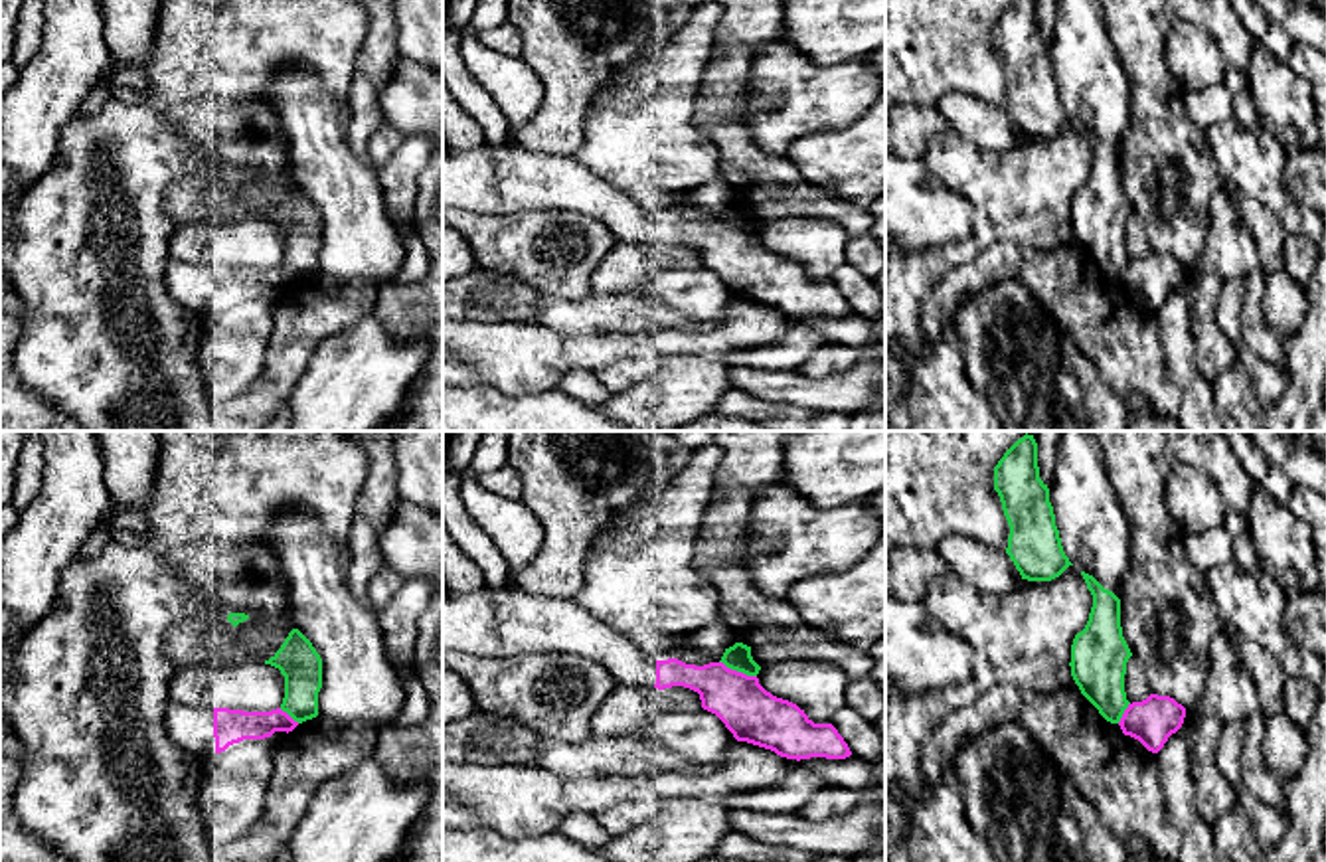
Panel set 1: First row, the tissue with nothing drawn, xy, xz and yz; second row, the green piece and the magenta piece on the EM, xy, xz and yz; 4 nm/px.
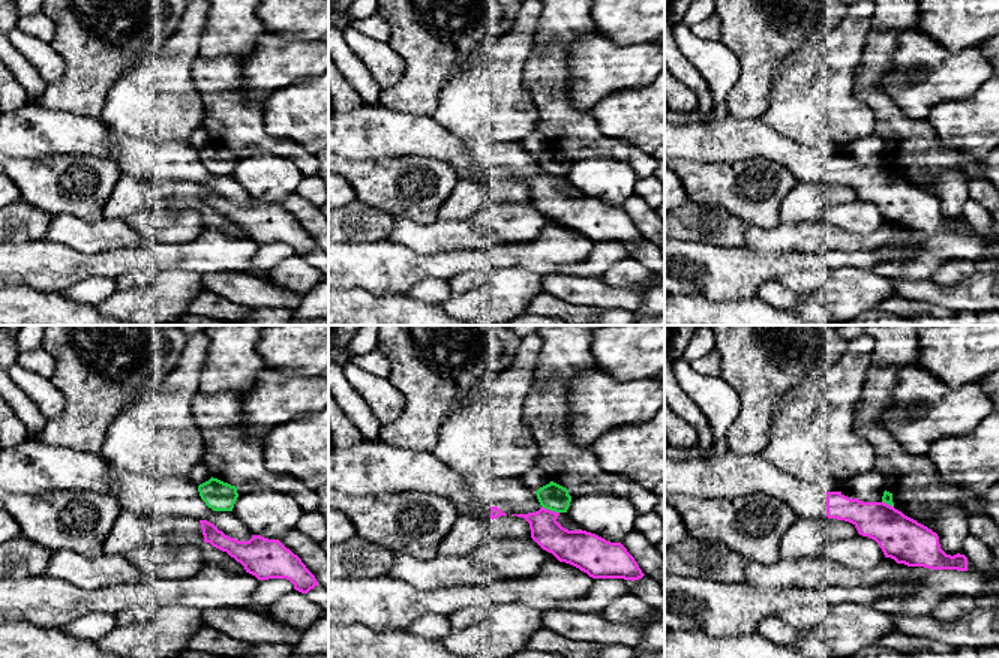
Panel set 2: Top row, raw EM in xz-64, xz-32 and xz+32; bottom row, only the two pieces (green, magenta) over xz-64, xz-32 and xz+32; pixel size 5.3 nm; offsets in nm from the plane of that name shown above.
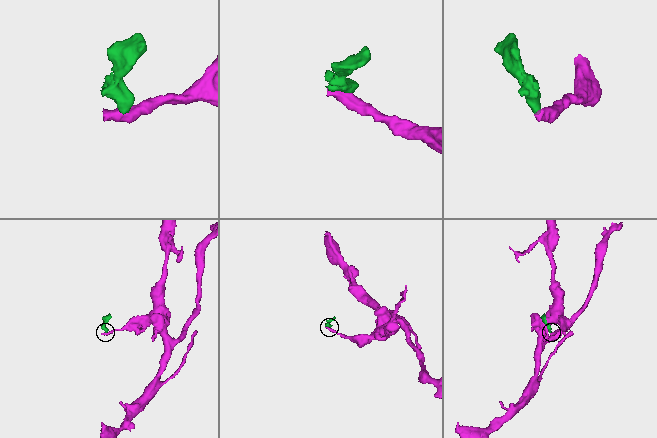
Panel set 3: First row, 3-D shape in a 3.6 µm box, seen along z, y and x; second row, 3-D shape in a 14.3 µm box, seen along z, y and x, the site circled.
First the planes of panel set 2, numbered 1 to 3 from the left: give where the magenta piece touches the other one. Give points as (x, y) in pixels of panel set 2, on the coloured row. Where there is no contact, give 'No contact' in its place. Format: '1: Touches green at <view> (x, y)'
1: No contact
2: Touches green at xz-32 (551, 510)
3: Touches green at xz+32 (888, 504)

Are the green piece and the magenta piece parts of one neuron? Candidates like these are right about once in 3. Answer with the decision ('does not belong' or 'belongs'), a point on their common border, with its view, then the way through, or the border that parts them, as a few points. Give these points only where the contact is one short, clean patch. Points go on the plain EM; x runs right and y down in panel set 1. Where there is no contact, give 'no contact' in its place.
does not belong | xz (738, 228) | along xz (720, 218), (755, 234)

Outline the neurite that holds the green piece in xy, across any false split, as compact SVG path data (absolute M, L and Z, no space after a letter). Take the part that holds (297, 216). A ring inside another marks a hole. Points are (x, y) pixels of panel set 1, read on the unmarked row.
M292 186L281 206L265 217L285 233L281 267L302 281L318 273L318 249L322 245L322 216L312 200Z

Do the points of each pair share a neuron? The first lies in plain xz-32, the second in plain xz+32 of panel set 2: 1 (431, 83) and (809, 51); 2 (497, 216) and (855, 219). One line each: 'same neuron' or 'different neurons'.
1: different neurons
2: same neuron

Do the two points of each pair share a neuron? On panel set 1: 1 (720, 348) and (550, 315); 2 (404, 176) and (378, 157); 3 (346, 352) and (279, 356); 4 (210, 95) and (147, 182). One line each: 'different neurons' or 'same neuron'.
1: different neurons
2: different neurons
3: different neurons
4: different neurons

